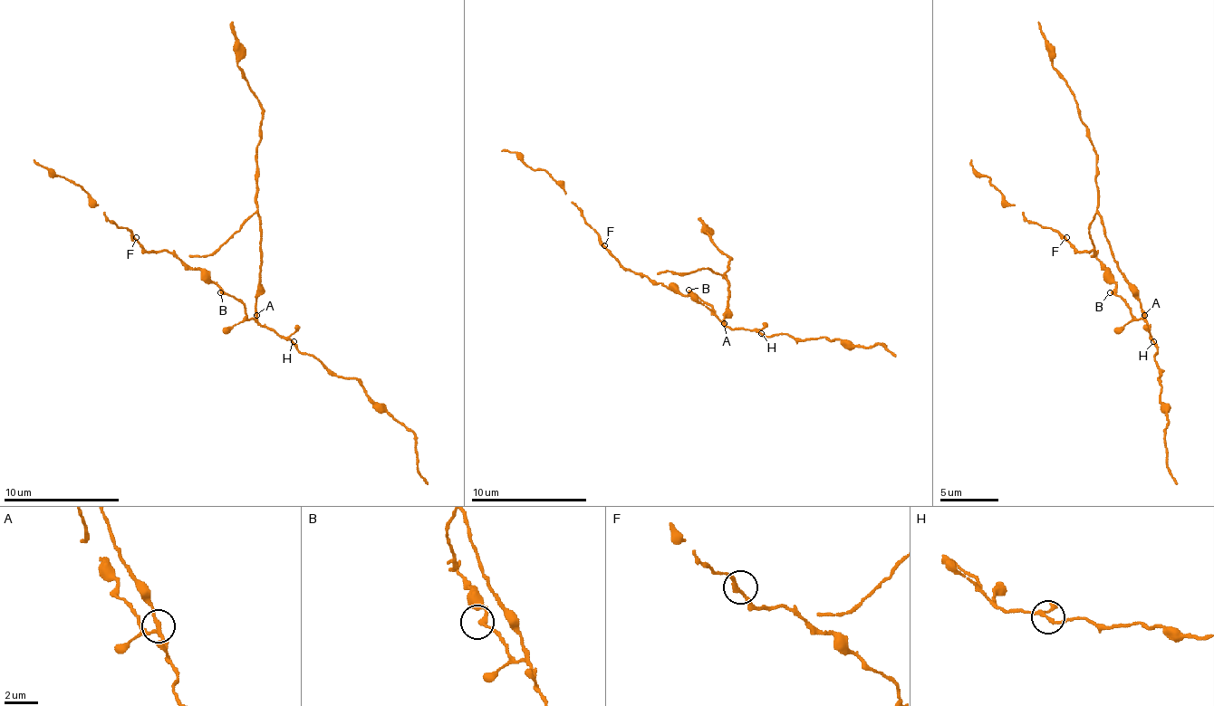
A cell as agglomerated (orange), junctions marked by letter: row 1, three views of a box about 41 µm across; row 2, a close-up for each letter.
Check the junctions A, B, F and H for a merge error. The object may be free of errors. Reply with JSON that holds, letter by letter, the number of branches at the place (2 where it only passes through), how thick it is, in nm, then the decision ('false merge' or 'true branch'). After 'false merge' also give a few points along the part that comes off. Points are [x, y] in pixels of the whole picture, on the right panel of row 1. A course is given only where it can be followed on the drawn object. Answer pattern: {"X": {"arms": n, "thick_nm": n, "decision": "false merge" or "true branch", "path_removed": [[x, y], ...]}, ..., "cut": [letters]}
{"A": {"arms": 3, "thick_nm": 190, "decision": "false merge", "path_removed": [[1145, 316], [1104, 234], [1098, 211], [1095, 147], [1078, 103], [1052, 65], [1052, 45], [1037, 22]]}, "B": {"arms": 2, "thick_nm": 200, "decision": "true branch"}, "F": {"arms": 2, "thick_nm": 240, "decision": "true branch"}, "H": {"arms": 3, "thick_nm": 170, "decision": "true branch"}, "cut": ["A"]}

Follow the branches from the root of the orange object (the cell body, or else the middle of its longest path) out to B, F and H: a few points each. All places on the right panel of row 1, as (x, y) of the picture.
B: (1139, 319), (1131, 312), (1119, 295), (1110, 292)
F: (1139, 319), (1131, 312), (1116, 292), (1116, 283), (1110, 271), (1095, 254), (1093, 252), (1081, 252), (1066, 237)
H: (1139, 319), (1148, 324), (1153, 341)

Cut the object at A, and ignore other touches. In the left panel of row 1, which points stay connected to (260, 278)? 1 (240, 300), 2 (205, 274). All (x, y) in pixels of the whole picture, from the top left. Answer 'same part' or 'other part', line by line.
1: other part
2: other part

